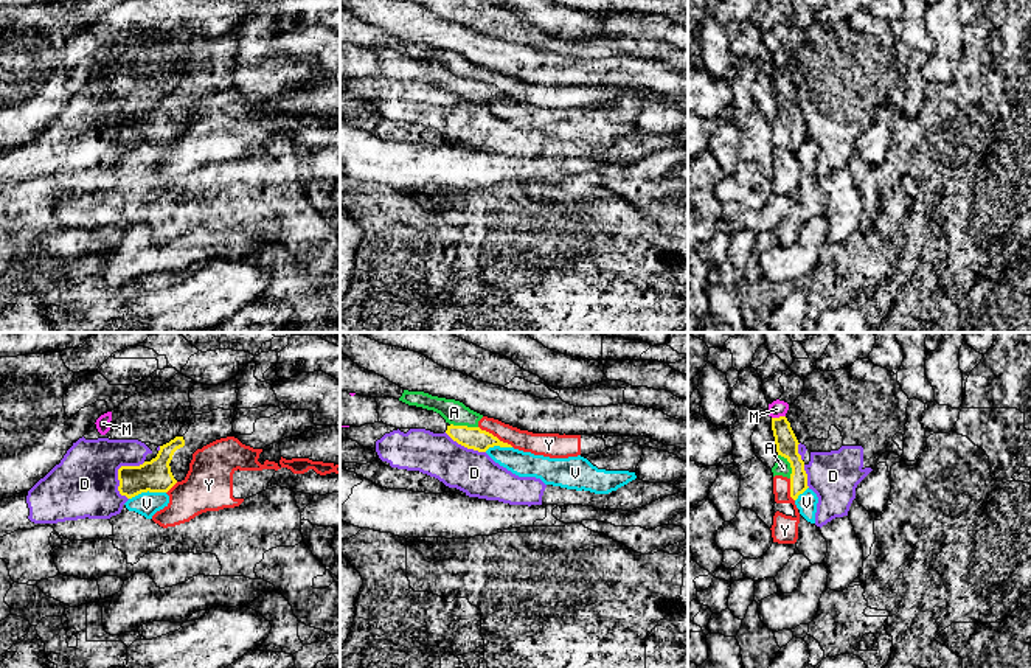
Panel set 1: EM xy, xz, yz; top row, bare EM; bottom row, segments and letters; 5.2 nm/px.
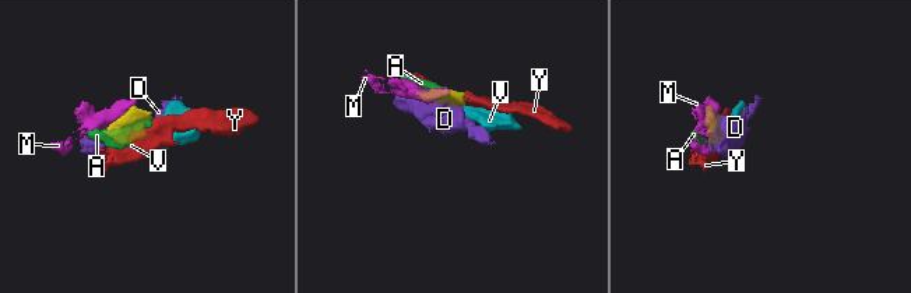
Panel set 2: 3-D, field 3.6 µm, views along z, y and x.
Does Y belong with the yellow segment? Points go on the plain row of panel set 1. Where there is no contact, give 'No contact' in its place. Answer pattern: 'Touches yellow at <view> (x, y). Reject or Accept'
Touches yellow at xz (496, 89). Reject

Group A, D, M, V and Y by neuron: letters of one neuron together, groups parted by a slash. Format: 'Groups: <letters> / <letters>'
Groups: A Y / D / M / V

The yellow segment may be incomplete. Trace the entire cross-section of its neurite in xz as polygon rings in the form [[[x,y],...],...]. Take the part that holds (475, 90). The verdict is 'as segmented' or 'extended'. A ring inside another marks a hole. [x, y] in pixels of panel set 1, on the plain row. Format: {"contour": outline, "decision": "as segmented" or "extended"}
{"contour": [[[376,50],[376,54],[379,75],[396,81],[425,81],[433,85],[446,84],[458,96],[478,104],[486,104],[494,98],[512,99],[480,79],[449,78],[446,71],[433,62],[408,57],[394,50]]], "decision": "extended"}

